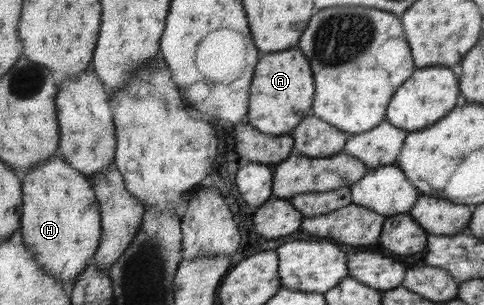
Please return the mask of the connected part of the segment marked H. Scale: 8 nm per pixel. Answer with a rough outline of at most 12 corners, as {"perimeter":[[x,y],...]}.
{"perimeter":[[66,158],[24,177],[20,233],[69,289],[103,237],[94,183]]}

